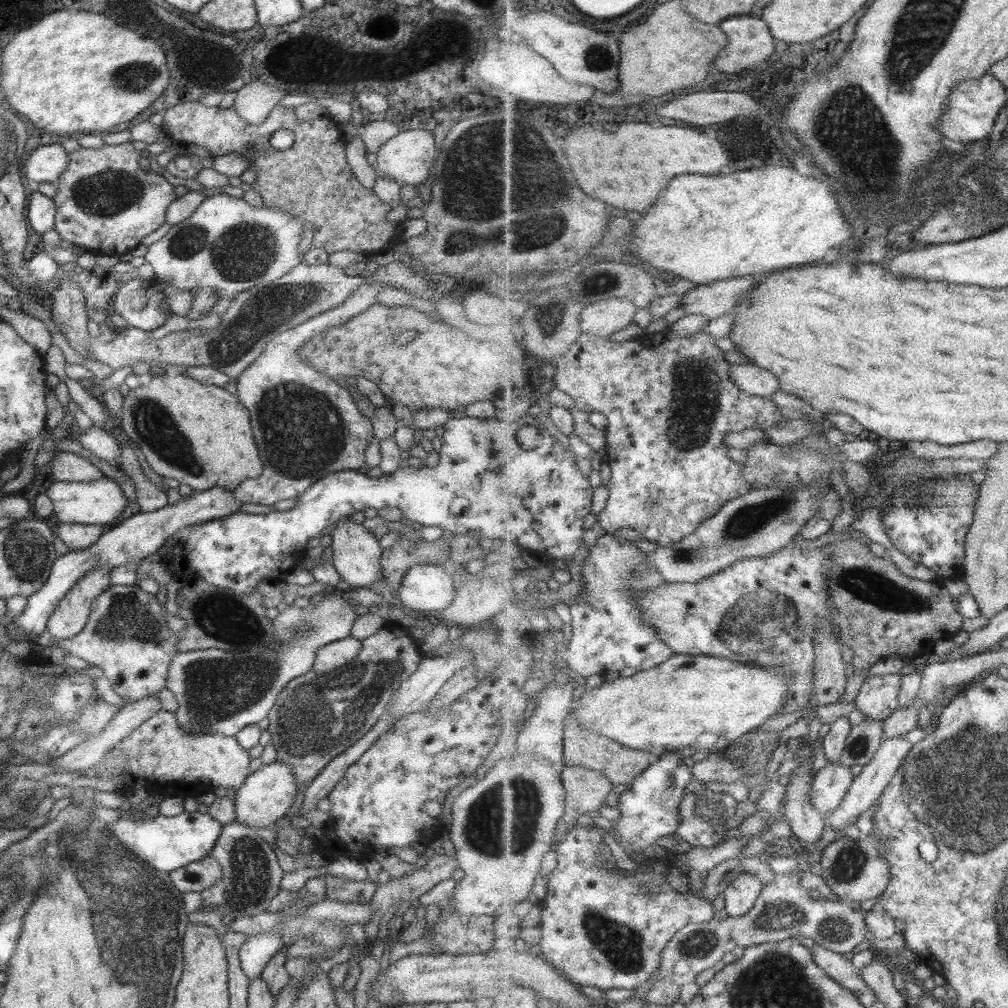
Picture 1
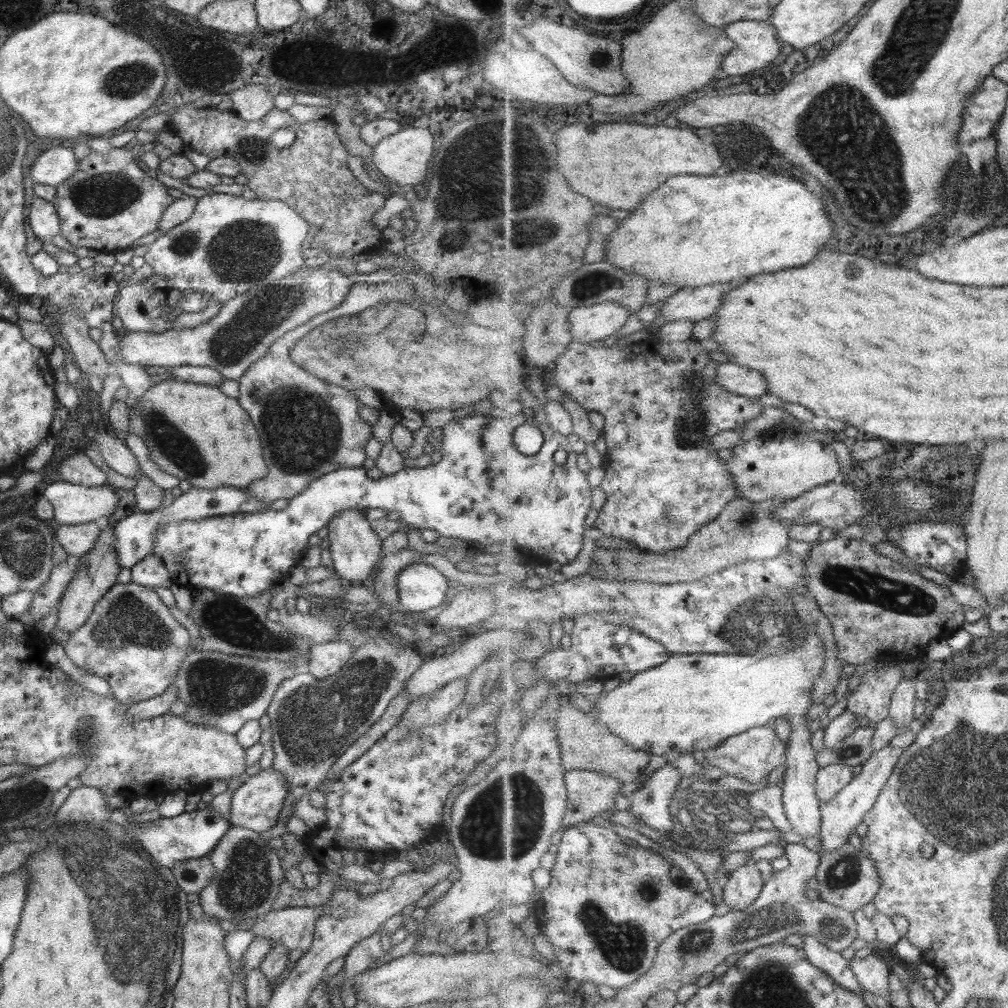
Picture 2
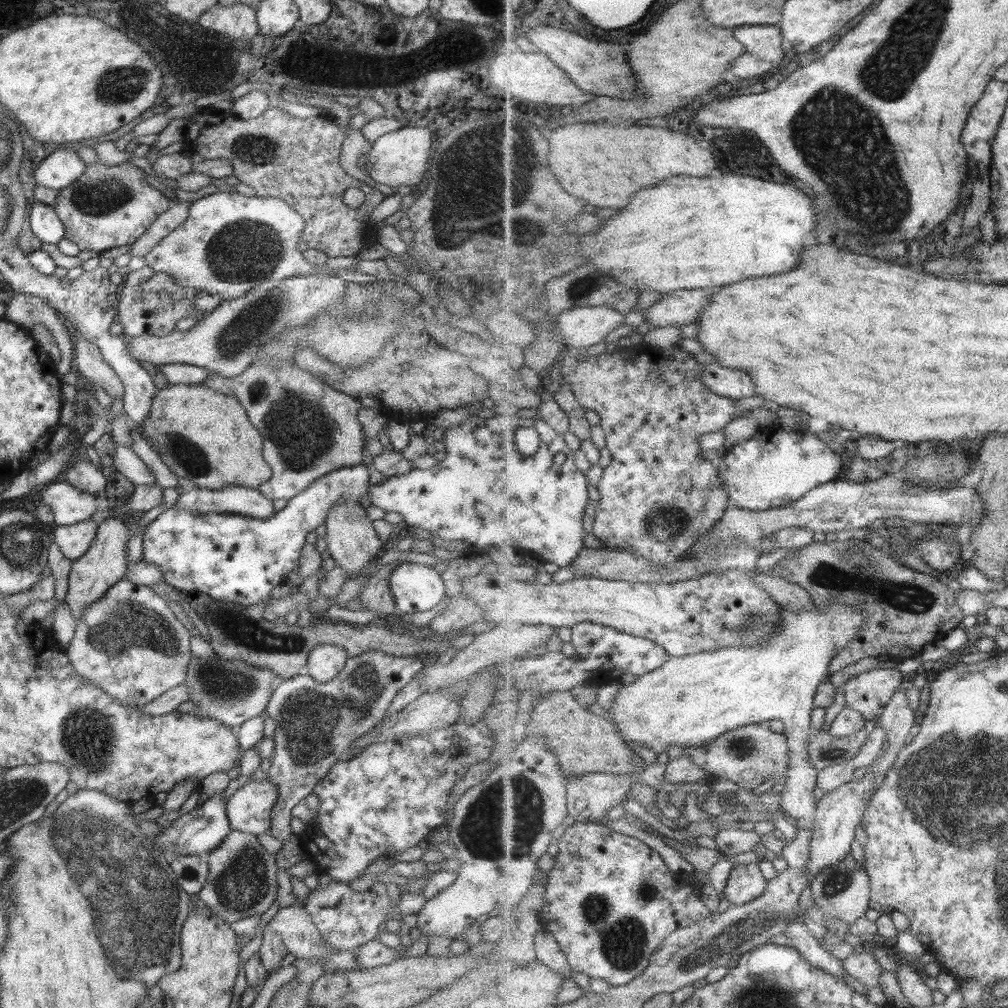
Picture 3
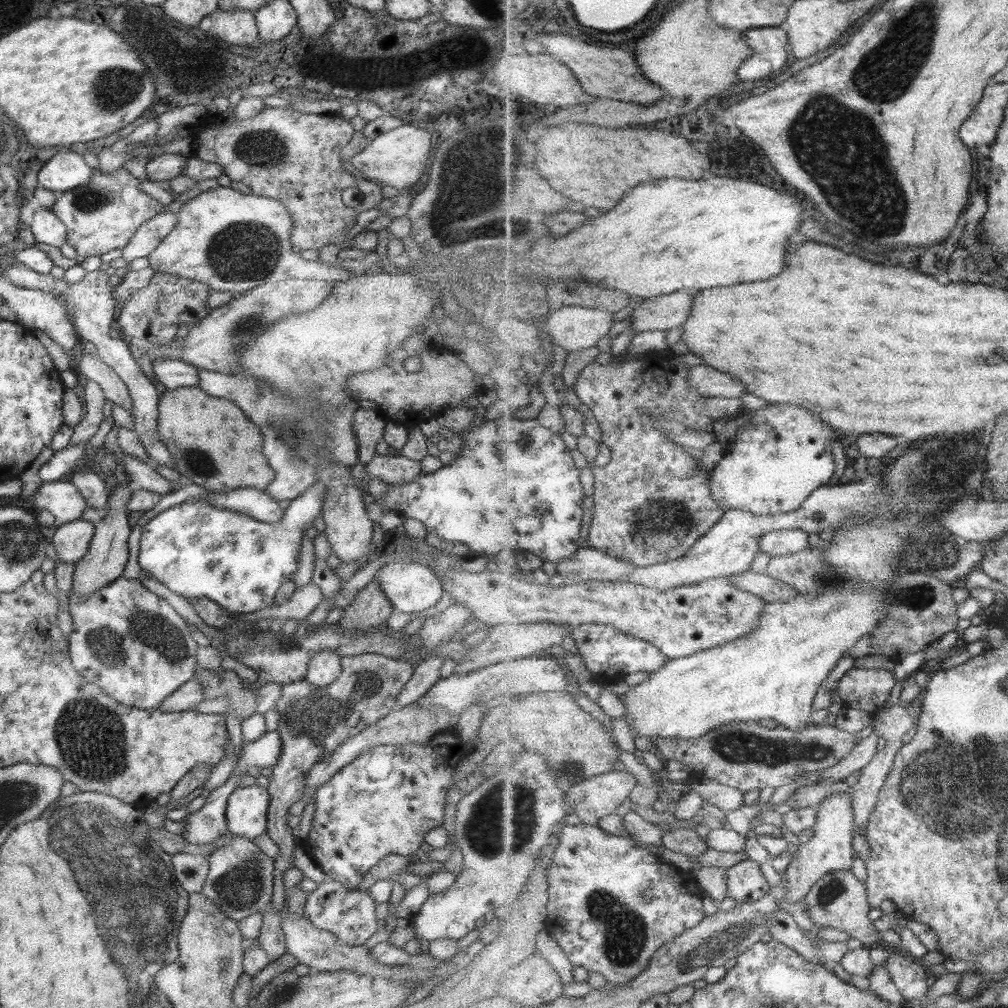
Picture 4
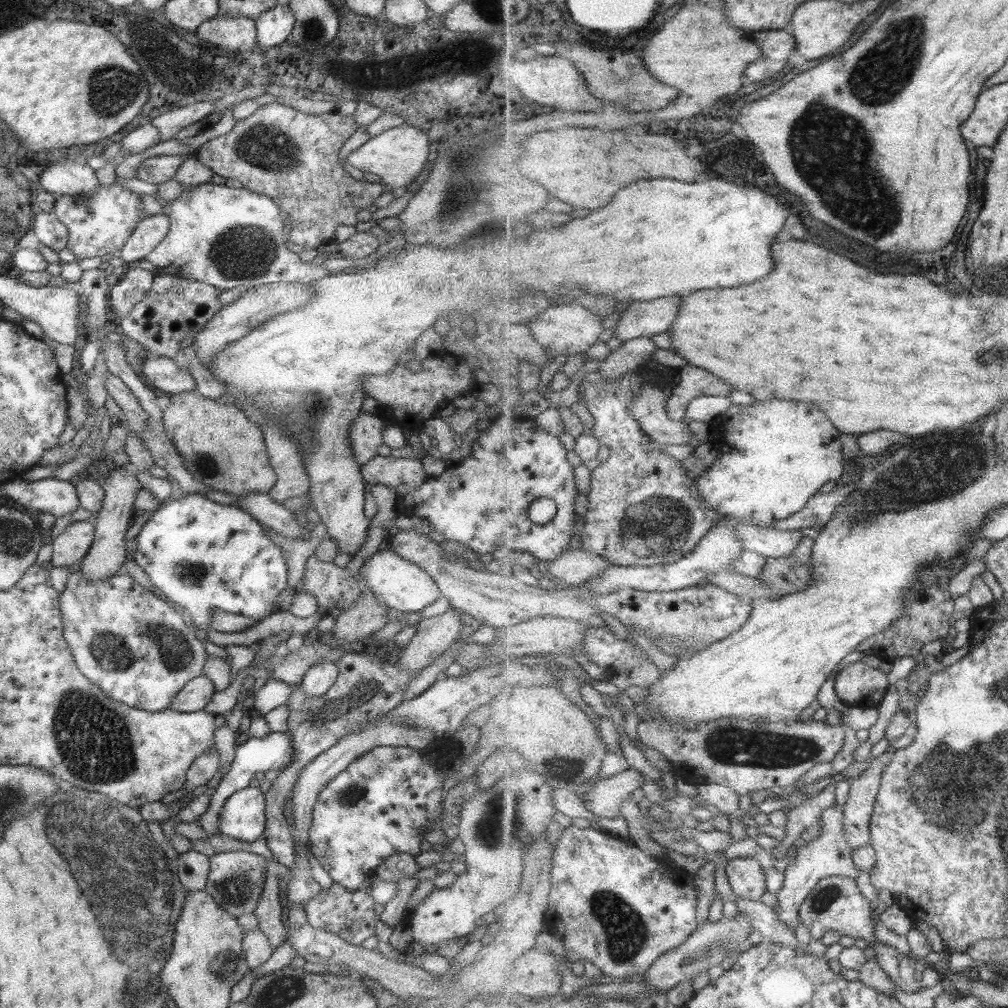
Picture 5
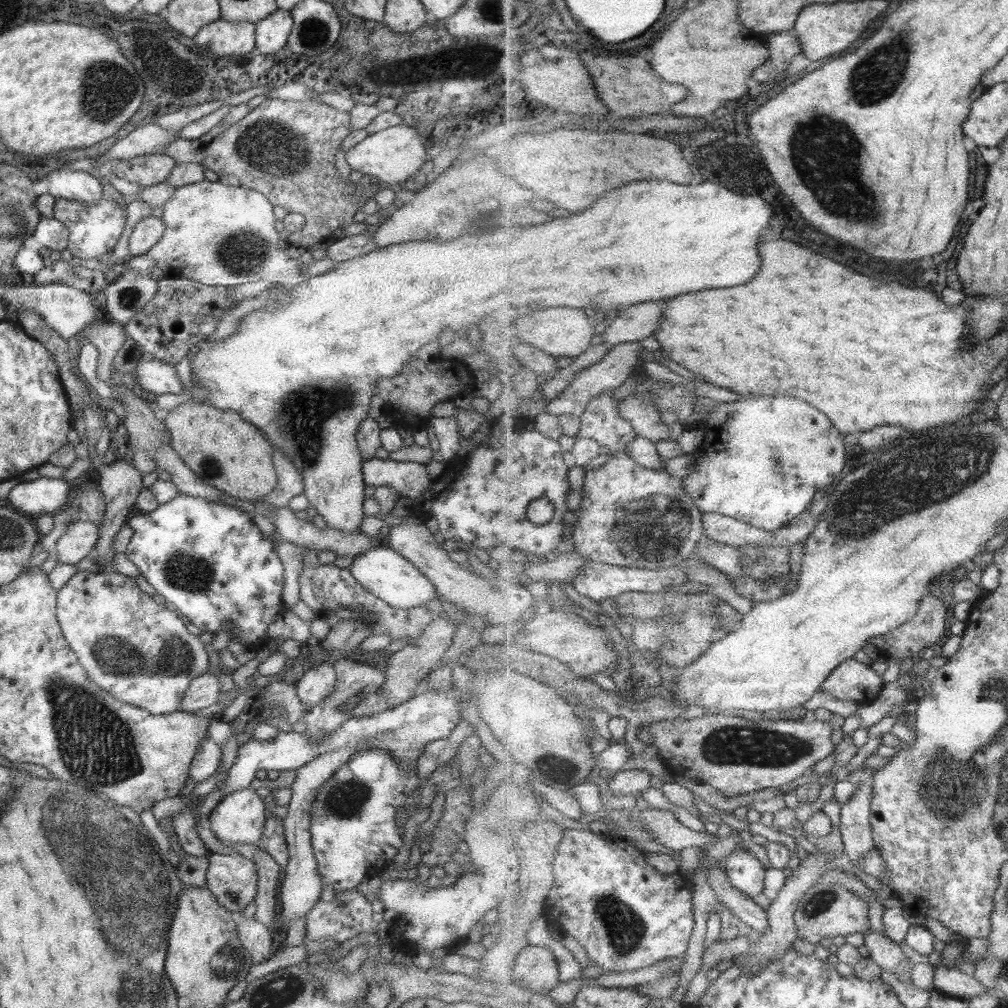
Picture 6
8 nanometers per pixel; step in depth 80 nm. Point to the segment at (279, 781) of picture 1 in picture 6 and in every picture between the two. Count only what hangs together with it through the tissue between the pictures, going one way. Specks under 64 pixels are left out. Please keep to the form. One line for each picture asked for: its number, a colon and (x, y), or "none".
2: (255, 805)
3: (248, 809)
4: (245, 813)
5: (241, 817)
6: (238, 818)

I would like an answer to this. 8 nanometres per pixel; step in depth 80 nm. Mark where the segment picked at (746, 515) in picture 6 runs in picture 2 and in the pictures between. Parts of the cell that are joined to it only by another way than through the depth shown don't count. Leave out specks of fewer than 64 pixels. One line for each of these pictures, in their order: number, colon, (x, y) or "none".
2: (766, 468)
3: (778, 465)
4: (777, 461)
5: (775, 455)

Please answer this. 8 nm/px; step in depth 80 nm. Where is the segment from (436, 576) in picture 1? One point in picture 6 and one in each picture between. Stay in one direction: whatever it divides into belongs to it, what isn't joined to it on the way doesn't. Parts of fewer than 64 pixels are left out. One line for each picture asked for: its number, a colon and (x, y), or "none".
2: (420, 587)
3: (415, 587)
4: (410, 587)
5: (399, 584)
6: (382, 572)

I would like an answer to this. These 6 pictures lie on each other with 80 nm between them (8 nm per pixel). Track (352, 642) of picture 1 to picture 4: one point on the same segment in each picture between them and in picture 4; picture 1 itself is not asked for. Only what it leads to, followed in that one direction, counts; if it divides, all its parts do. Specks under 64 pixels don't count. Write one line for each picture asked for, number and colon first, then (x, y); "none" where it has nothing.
2: (324, 659)
3: (325, 661)
4: (322, 669)

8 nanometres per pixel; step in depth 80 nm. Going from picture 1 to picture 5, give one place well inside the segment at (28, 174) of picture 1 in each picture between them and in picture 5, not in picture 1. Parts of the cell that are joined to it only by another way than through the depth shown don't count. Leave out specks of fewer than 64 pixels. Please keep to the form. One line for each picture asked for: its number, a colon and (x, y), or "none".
2: (54, 166)
3: (61, 168)
4: (63, 172)
5: (69, 176)

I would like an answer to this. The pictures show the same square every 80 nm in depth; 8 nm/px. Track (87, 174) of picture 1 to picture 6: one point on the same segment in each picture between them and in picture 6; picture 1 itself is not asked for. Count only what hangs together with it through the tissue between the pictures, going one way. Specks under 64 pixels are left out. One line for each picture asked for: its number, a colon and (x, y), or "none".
2: (111, 200)
3: (107, 207)
4: (102, 215)
5: (98, 223)
6: (93, 229)

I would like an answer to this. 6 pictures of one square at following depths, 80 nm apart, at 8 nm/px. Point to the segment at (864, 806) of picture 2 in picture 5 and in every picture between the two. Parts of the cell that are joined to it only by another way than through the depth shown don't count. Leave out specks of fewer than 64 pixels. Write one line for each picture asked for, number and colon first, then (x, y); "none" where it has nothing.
3: (839, 813)
4: (830, 848)
5: (830, 854)

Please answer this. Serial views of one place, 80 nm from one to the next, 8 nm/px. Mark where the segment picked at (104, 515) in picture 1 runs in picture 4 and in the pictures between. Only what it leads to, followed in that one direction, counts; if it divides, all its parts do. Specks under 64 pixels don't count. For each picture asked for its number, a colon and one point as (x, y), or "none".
2: (72, 505)
3: (68, 505)
4: (59, 498)

